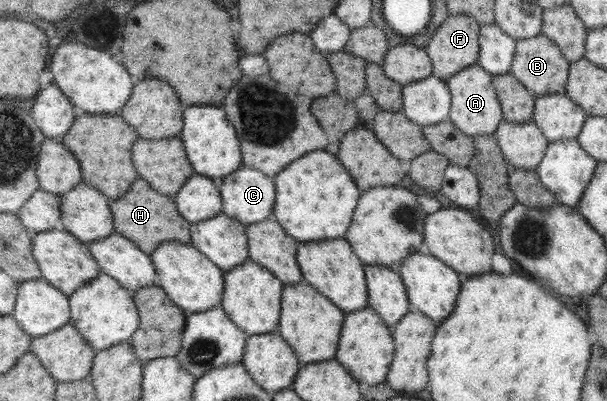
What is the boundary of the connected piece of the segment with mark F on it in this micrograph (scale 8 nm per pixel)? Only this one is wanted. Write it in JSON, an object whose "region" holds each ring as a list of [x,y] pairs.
{"region":[[[448,16],[448,18],[434,30],[432,40],[426,44],[425,49],[433,61],[433,76],[448,80],[462,70],[475,66],[481,56],[481,23],[473,16]]]}

